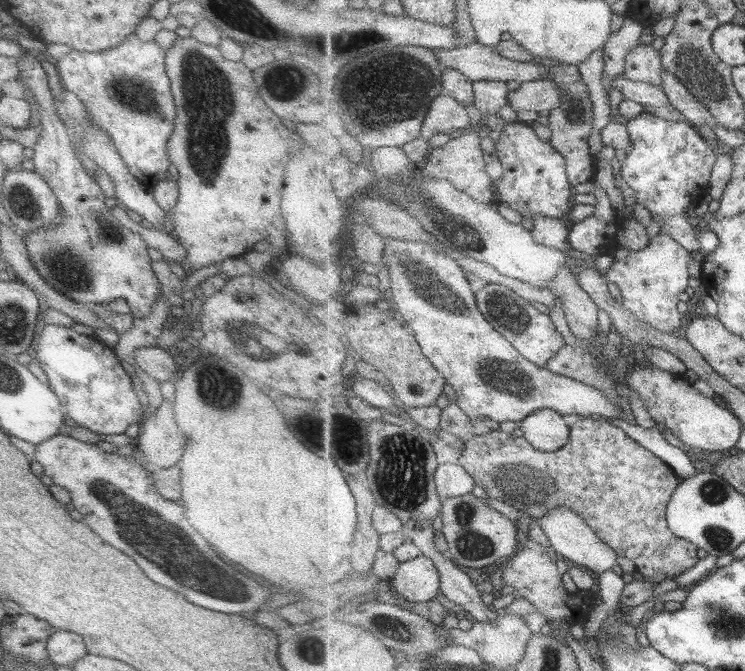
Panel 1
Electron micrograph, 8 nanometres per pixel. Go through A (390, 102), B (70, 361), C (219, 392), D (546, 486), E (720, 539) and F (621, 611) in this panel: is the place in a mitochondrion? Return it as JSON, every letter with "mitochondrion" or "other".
{"A":"mitochondrion","B":"other","C":"mitochondrion","D":"mitochondrion","E":"mitochondrion","F":"other"}

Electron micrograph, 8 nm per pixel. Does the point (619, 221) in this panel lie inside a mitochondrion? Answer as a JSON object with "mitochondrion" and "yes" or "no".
{"mitochondrion":"no"}

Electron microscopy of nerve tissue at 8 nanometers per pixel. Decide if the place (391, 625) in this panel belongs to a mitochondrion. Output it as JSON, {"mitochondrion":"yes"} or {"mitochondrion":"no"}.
{"mitochondrion":"yes"}

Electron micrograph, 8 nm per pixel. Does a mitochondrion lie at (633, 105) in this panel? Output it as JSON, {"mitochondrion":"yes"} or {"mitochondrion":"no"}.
{"mitochondrion":"no"}

